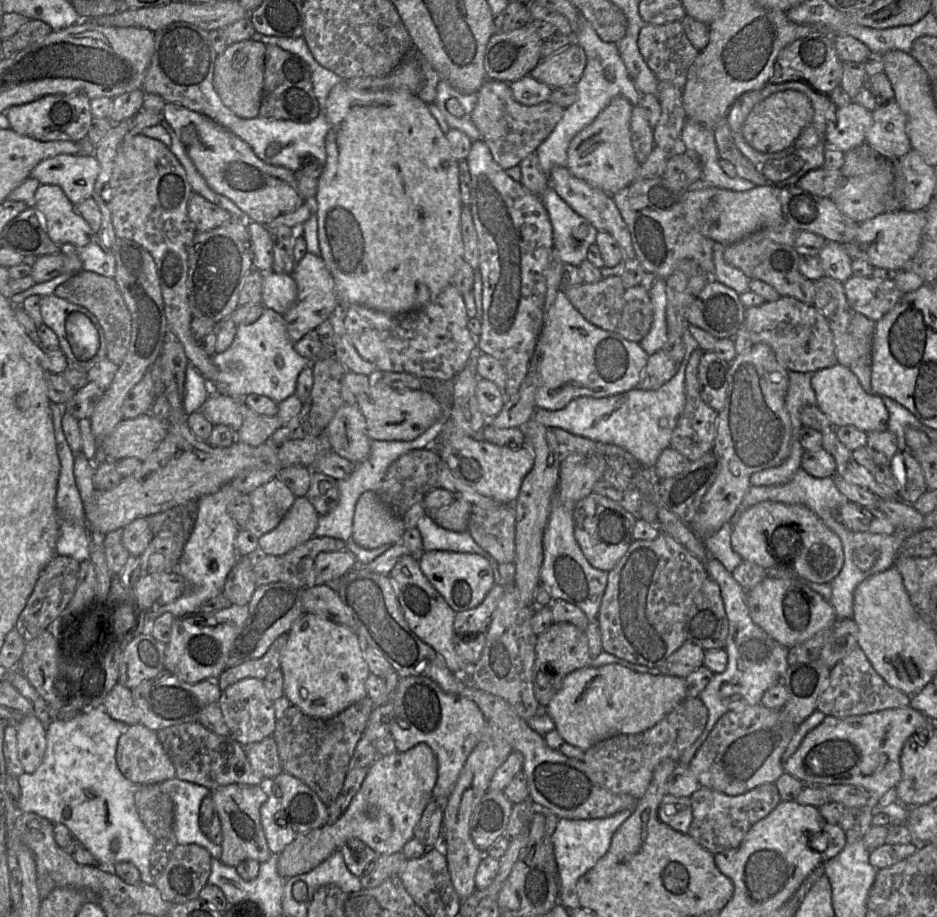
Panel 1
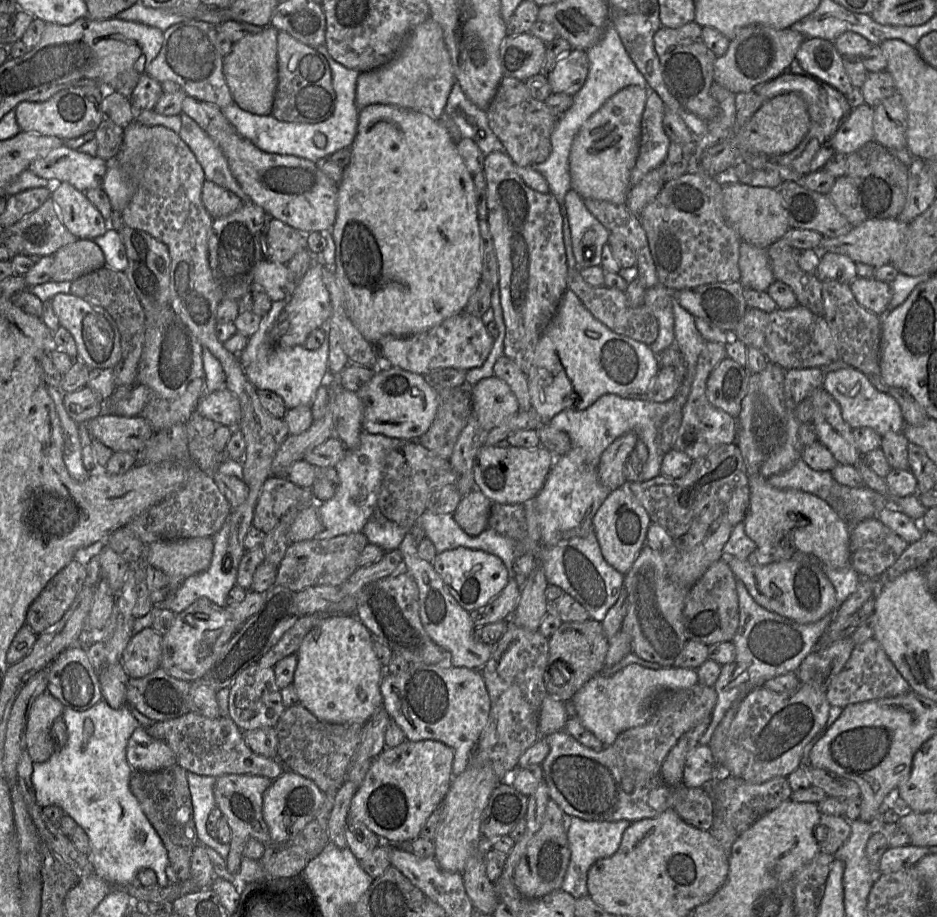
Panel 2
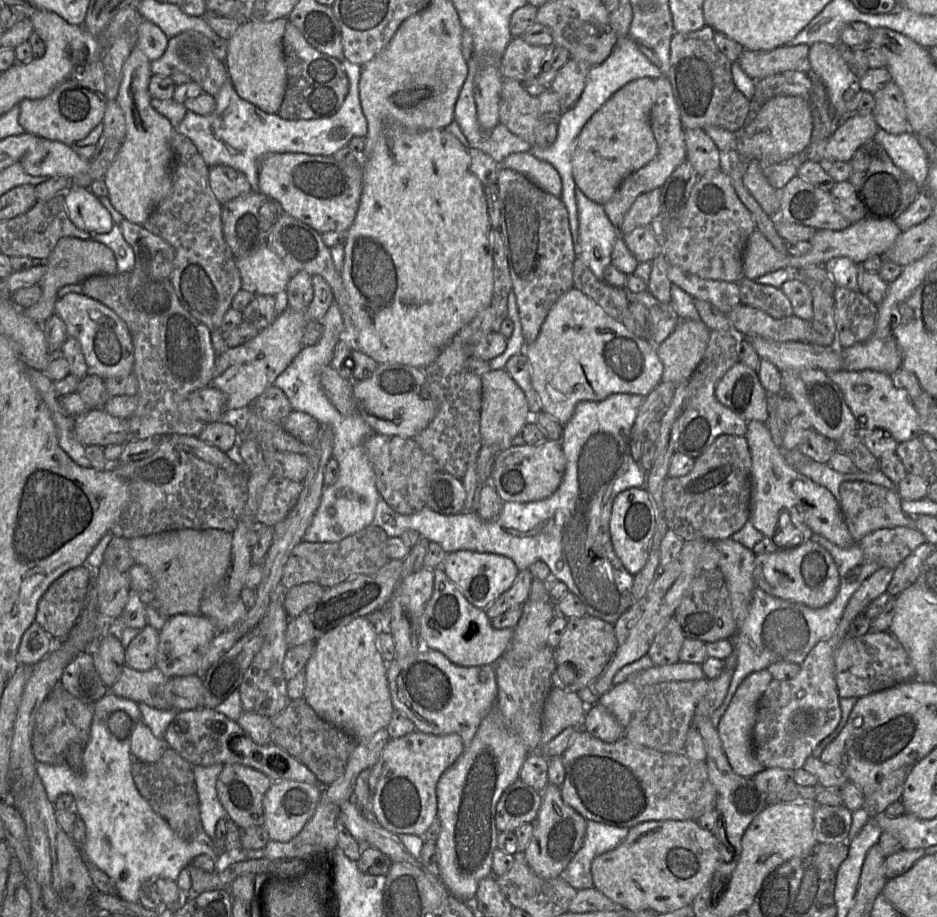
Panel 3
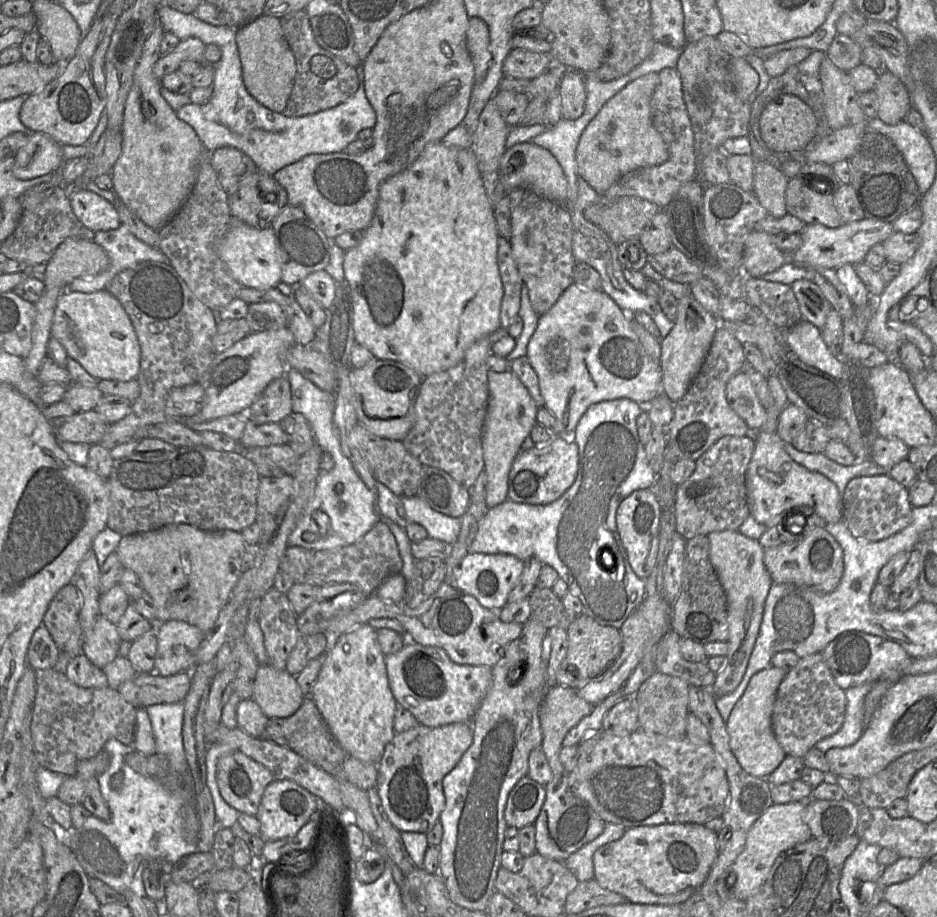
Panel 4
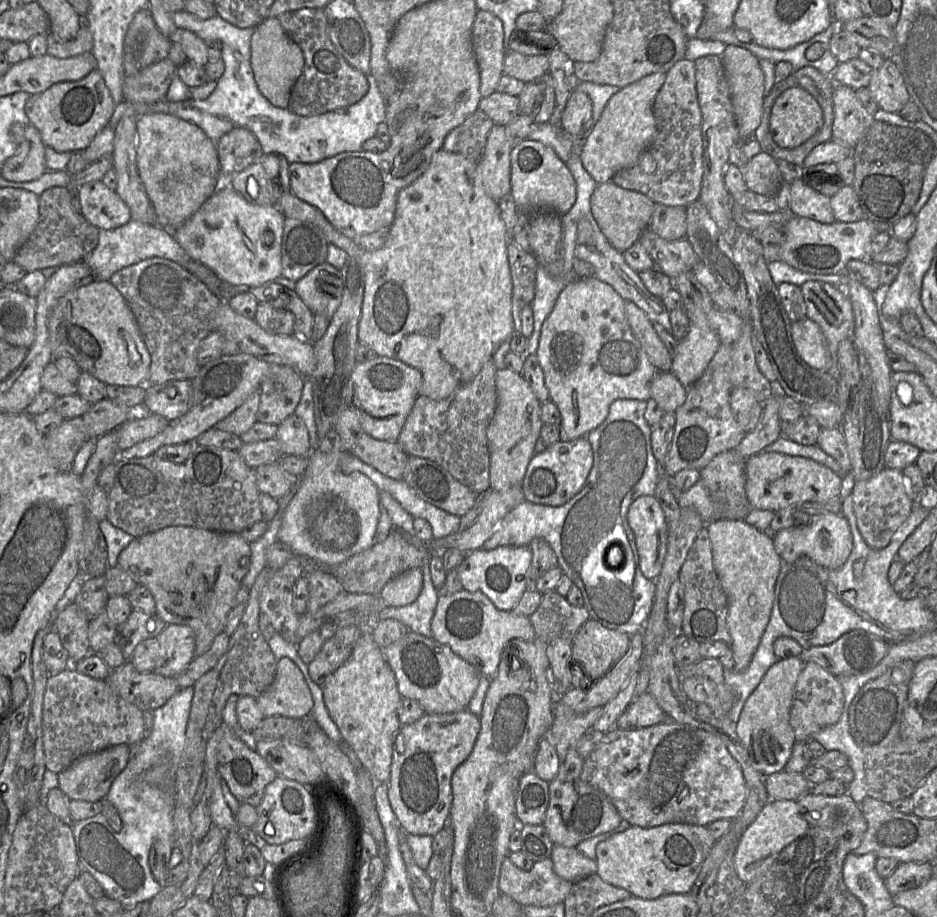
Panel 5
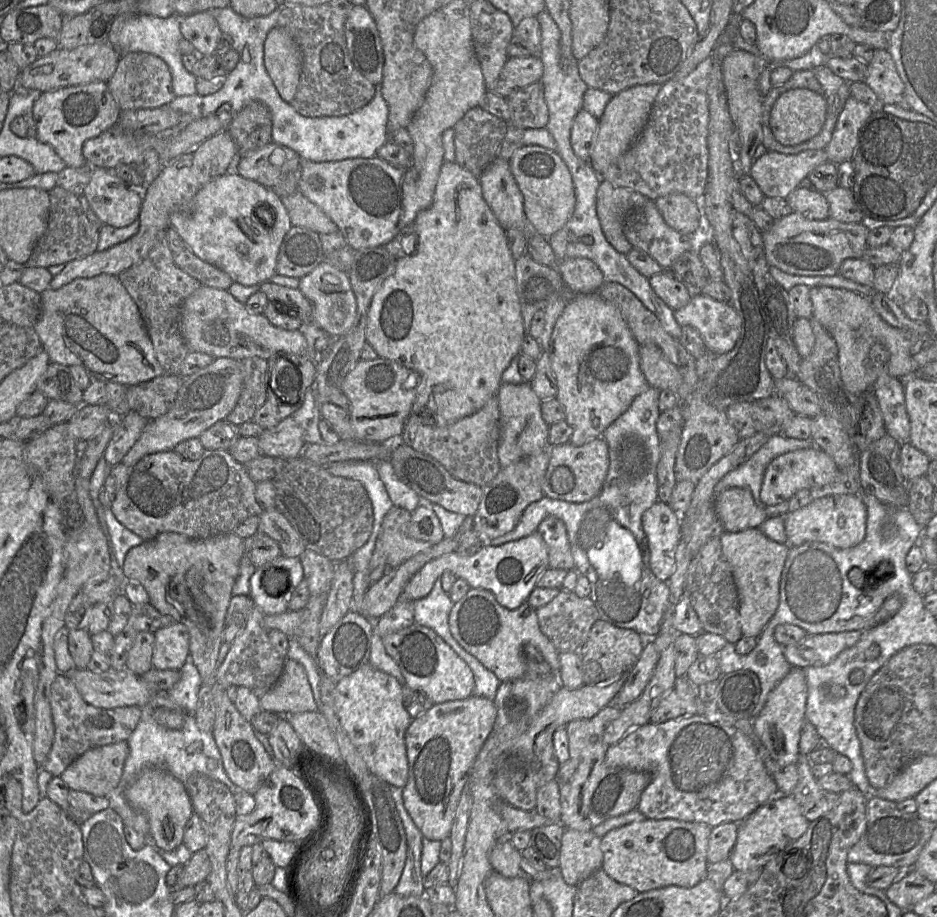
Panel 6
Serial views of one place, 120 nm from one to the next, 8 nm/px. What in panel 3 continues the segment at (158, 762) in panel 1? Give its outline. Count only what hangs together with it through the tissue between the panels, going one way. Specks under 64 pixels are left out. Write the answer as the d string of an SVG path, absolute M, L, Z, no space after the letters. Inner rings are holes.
M142 720L133 724L129 745L132 757L145 763L158 761L167 749L165 741L156 738Z

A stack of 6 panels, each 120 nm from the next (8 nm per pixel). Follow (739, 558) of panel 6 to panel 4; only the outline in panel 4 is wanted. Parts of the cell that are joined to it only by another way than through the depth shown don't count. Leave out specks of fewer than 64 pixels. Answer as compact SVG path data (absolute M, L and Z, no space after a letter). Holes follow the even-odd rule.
M738 530L711 532L708 538L710 540L709 559L724 589L727 600L728 651L726 654L726 664L723 669L716 673L715 681L711 686L714 696L720 698L731 693L745 674L750 655L759 633L765 600L773 581L765 568L764 548L759 544L758 540L746 537Z

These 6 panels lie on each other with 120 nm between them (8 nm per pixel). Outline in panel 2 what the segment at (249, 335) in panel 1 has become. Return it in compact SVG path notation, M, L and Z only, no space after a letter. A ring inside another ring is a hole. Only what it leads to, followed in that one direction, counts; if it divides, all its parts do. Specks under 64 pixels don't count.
M288 300L272 302L270 310L261 319L259 329L248 337L246 347L237 354L237 357L246 377L256 389L270 390L278 394L287 409L290 409L301 405L311 406L318 388L326 385L326 381L330 377L329 336L324 333L325 339L317 350L308 350L303 345L285 347L272 343L270 331L287 302Z

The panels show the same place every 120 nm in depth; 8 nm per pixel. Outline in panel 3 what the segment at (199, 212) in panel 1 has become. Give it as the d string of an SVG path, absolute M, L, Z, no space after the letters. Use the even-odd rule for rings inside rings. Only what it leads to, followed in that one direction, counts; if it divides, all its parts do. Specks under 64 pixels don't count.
M226 165L210 167L209 185L213 194L222 205L239 195L251 191L245 174Z

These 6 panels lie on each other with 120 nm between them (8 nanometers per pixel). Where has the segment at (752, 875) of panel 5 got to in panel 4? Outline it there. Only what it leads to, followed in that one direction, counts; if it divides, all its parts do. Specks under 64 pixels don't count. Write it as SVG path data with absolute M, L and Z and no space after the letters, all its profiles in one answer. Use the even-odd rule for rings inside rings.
M806 802L773 803L751 826L744 850L732 865L733 895L746 901L761 887L767 878L774 861L783 851L804 843L812 838L808 824L804 820Z

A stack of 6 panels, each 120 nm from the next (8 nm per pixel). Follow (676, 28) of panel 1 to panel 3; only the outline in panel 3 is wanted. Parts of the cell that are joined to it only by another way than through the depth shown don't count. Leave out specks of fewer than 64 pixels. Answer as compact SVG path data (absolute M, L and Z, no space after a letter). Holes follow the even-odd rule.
M707 25L694 32L675 33L670 43L670 61L666 77L671 83L684 129L703 130L708 126L717 126L731 132L739 132L749 122L748 114L752 101L735 86L732 77L733 63L716 46L714 34L714 29Z

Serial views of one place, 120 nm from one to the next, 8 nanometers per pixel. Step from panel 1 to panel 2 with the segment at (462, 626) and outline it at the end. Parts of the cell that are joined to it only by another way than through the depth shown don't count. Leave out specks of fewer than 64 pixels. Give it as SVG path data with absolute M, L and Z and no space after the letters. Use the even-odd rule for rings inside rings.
M509 578L506 587L487 605L469 612L475 627L508 620L515 612L521 588L514 578Z

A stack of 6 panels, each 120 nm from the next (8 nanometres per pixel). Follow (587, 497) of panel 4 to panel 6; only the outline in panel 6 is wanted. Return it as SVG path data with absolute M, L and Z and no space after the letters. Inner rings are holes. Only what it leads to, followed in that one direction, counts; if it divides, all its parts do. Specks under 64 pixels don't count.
M649 387L634 398L629 408L613 421L603 432L609 454L609 467L598 495L586 502L567 502L543 497L532 502L523 511L515 528L484 546L501 546L507 542L525 538L537 530L541 521L548 516L561 519L567 530L574 559L574 569L584 575L590 583L589 598L595 604L599 619L616 627L636 631L644 640L655 639L668 608L670 590L667 582L656 578L649 567L649 549L642 527L642 515L658 502L656 468L660 457L660 438L656 422L660 414L658 407L660 390Z

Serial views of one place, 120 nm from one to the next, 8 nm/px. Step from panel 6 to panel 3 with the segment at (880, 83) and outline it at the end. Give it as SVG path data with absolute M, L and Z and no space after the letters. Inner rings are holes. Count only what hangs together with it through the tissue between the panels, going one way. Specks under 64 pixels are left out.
M894 81L874 94L873 115L879 128L890 134L901 134L909 130L905 102Z

